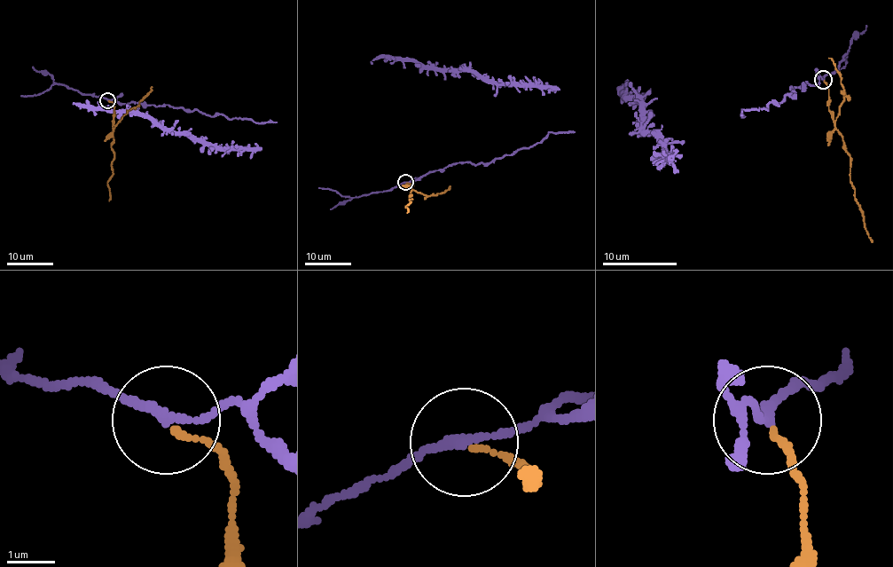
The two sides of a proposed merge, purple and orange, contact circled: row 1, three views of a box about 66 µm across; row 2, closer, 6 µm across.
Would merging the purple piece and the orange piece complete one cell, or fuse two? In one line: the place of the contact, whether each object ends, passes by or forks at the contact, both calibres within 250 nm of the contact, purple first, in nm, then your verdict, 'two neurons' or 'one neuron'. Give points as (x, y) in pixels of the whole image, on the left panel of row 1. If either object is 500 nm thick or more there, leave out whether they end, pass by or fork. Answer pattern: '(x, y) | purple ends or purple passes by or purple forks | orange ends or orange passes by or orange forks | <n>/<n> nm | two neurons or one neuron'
(107, 100) | purple passes by | orange ends | 170/110 nm | two neurons

